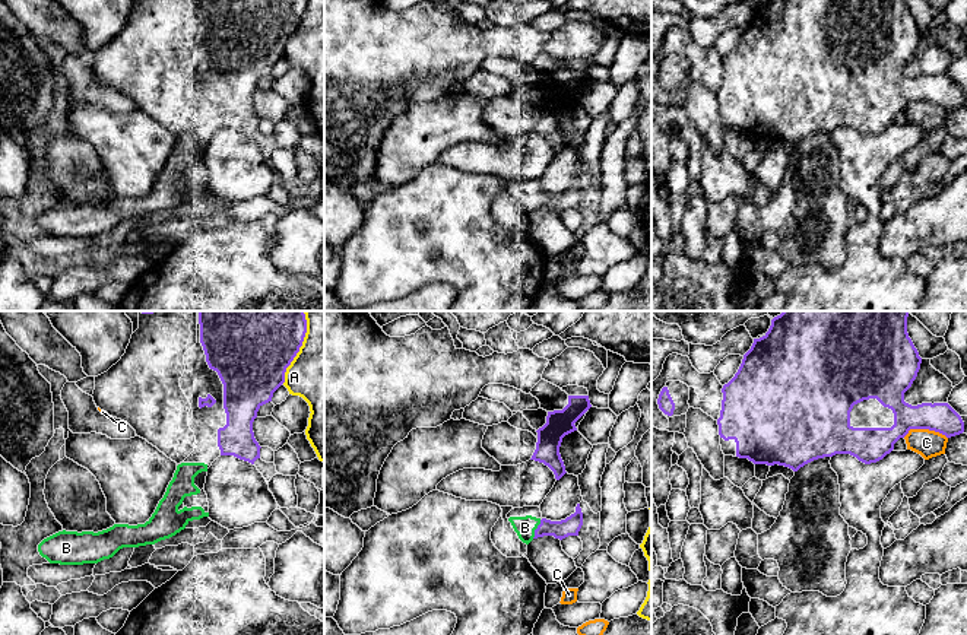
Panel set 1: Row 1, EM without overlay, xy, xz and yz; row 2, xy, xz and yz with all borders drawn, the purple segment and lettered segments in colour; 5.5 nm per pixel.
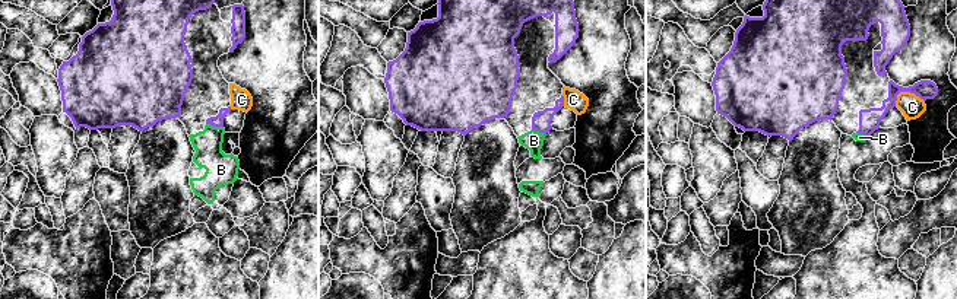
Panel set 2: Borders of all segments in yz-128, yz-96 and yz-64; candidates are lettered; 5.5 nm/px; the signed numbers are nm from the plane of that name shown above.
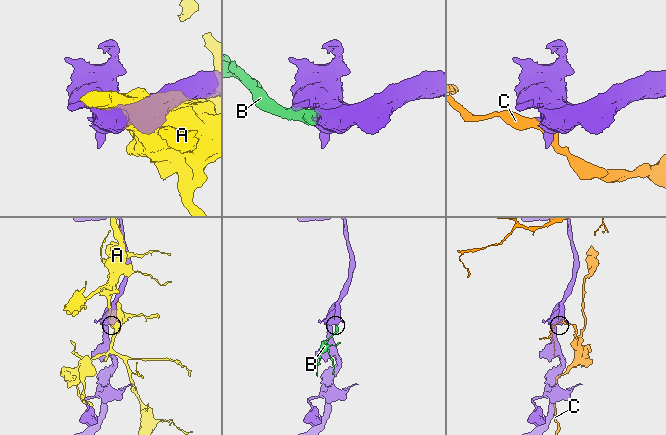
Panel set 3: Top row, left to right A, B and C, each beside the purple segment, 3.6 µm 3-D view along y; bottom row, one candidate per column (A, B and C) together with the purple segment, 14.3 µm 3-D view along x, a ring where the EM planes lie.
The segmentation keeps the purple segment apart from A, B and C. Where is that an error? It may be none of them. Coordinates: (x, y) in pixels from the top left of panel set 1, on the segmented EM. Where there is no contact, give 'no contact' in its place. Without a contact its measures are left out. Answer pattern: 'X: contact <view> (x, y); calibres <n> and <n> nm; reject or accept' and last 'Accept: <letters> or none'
A: contact xy (300, 346); calibres 500 and 360 nm; reject
B: contact xz (536, 529); calibres 100 and 120 nm; accept
C: contact yz (925, 428); calibres 160 and 150 nm; reject
Accept: B

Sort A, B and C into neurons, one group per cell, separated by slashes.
A / B / C

